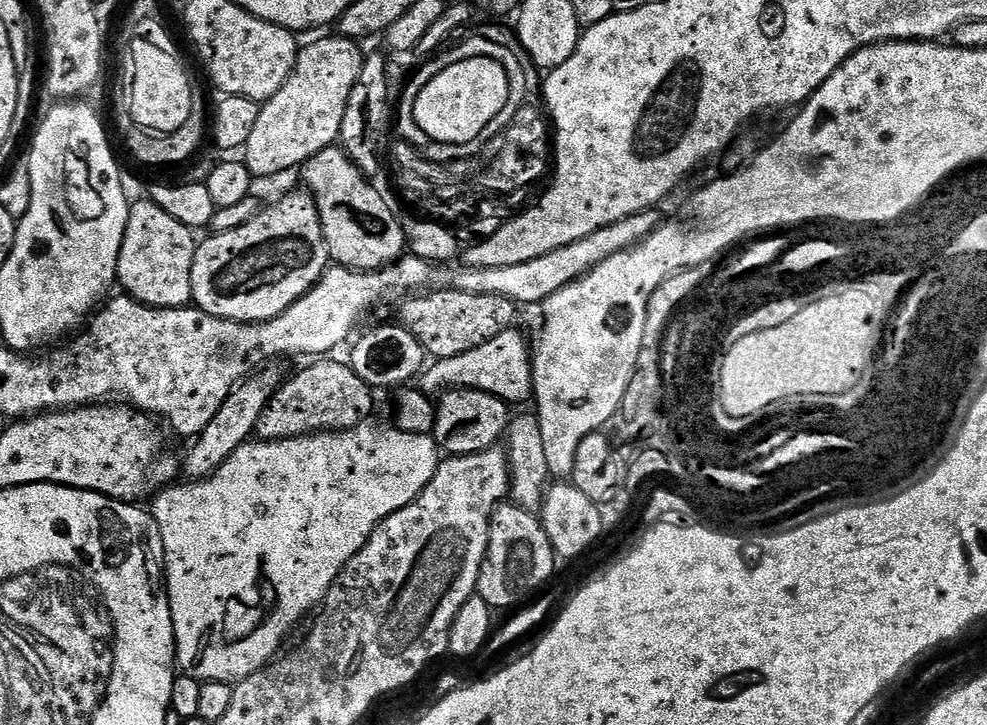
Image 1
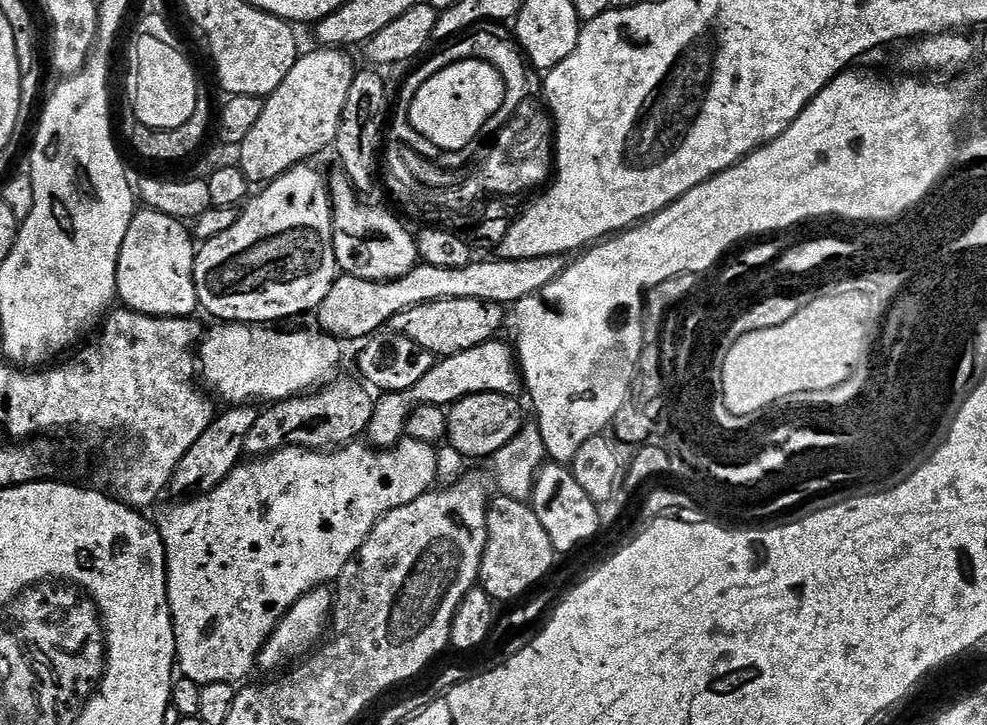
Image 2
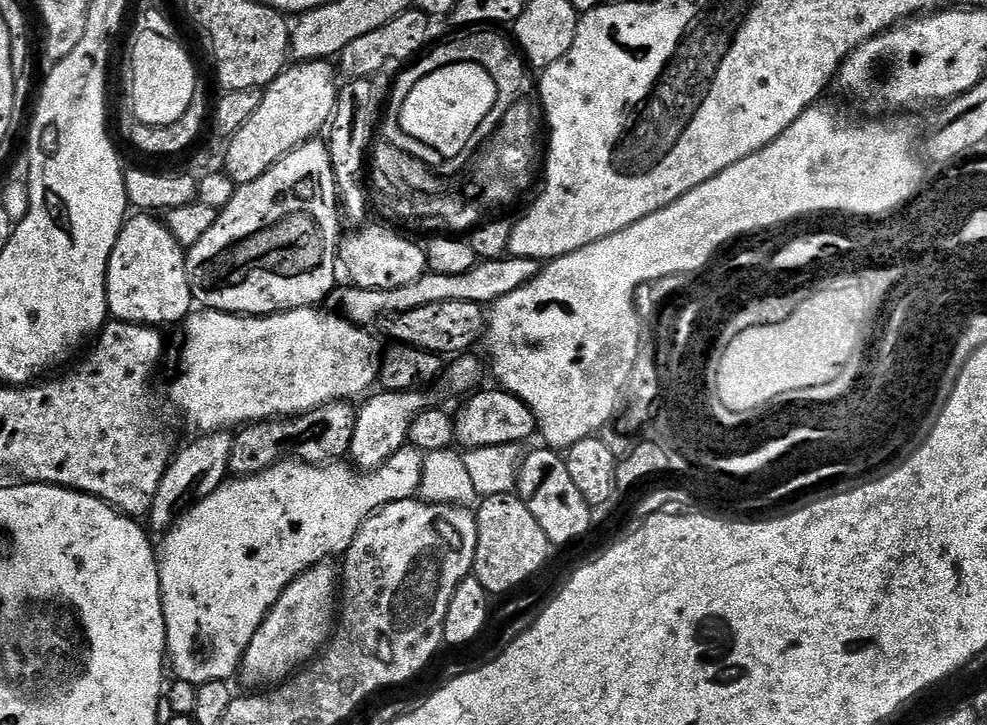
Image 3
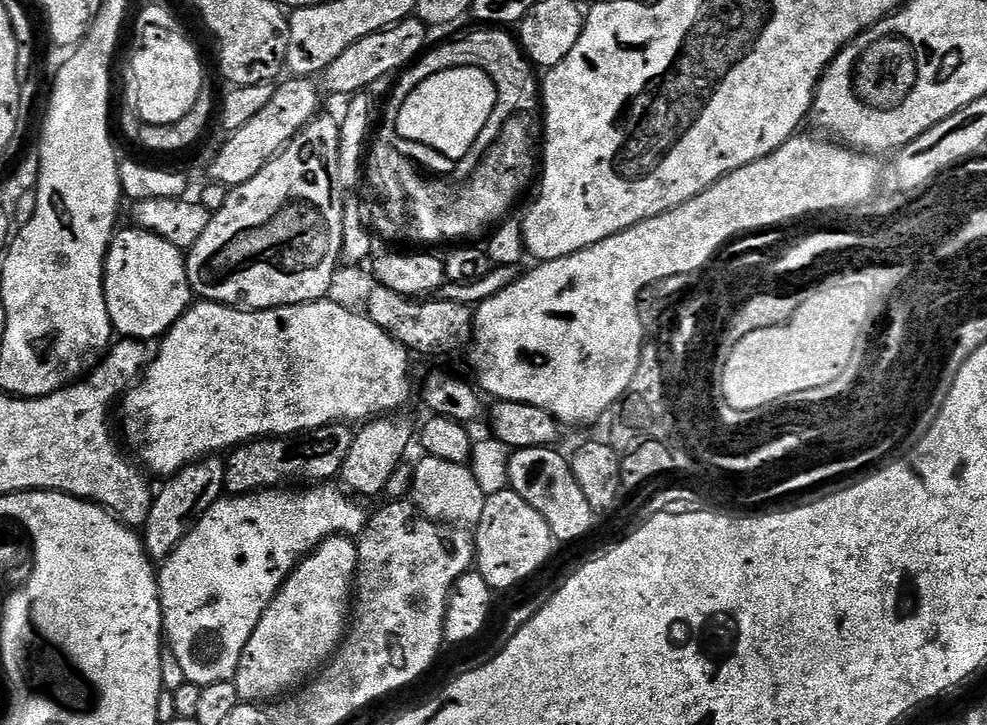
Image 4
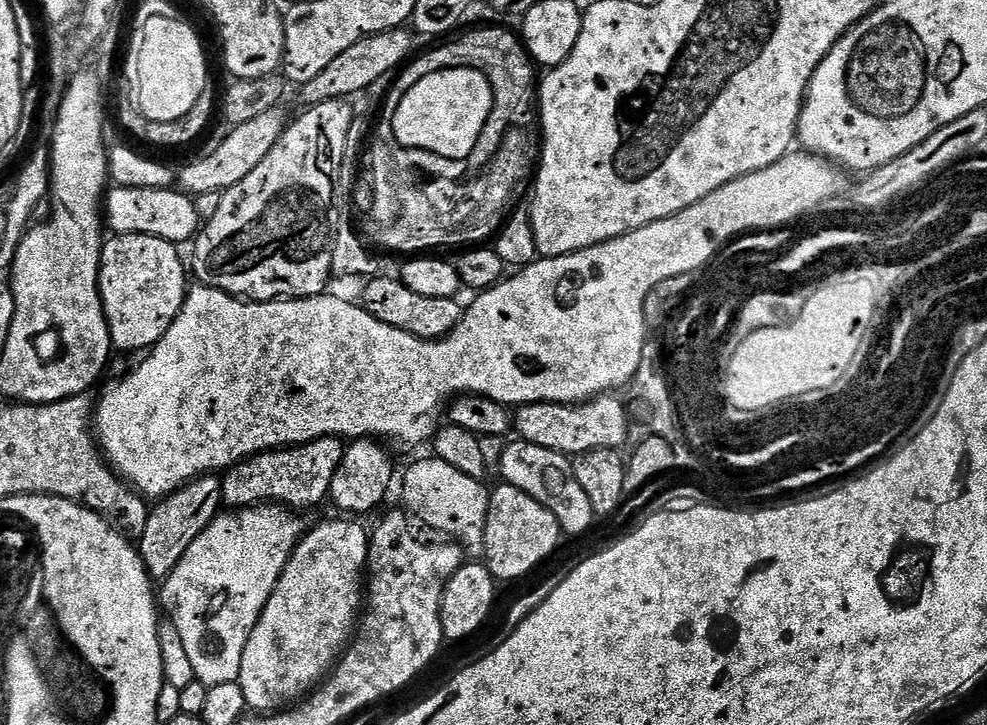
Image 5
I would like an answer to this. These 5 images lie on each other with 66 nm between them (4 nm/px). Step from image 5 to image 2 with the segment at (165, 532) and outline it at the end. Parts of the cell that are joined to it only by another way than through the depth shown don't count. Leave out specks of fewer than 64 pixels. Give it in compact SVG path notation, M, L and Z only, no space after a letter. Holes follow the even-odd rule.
M228 406L217 415L206 434L202 434L202 438L198 438L198 442L186 450L186 458L178 462L172 475L171 495L176 495L176 498L195 498L217 488L236 469L245 455L246 434L250 434L258 415L257 409L254 409L252 406Z

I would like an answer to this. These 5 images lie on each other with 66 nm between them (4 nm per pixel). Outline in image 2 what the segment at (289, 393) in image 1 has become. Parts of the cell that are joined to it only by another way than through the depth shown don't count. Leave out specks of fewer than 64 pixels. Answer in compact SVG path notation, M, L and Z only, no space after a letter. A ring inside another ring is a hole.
M333 379L322 388L290 398L289 400L277 400L269 403L265 412L257 415L254 427L250 434L246 434L244 451L249 457L259 458L268 456L271 452L277 452L283 448L310 448L313 450L335 450L344 445L359 441L365 435L370 426L370 418L374 414L376 400L373 393L359 379L340 380Z

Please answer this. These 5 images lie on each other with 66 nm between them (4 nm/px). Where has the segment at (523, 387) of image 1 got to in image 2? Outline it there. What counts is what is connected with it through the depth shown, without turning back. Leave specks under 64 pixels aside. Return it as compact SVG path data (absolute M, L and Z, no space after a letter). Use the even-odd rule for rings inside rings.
M493 338L484 344L470 346L470 350L439 357L430 372L414 386L401 392L383 393L376 400L374 414L370 418L370 426L366 433L367 443L377 450L392 448L395 444L399 444L405 439L404 431L408 415L417 404L447 409L470 394L506 394L519 397L522 392L522 377L516 353L507 339L504 339L505 341L500 339Z

